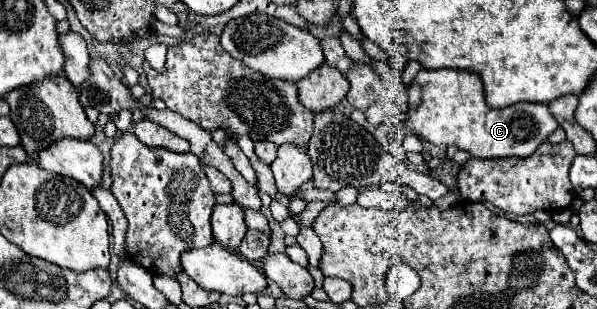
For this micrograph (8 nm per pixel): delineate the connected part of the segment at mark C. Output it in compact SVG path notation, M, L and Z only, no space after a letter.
M471 71L417 73L417 113L409 131L433 145L457 145L473 157L529 157L559 127L541 103L515 103L505 109L487 107L481 79Z

